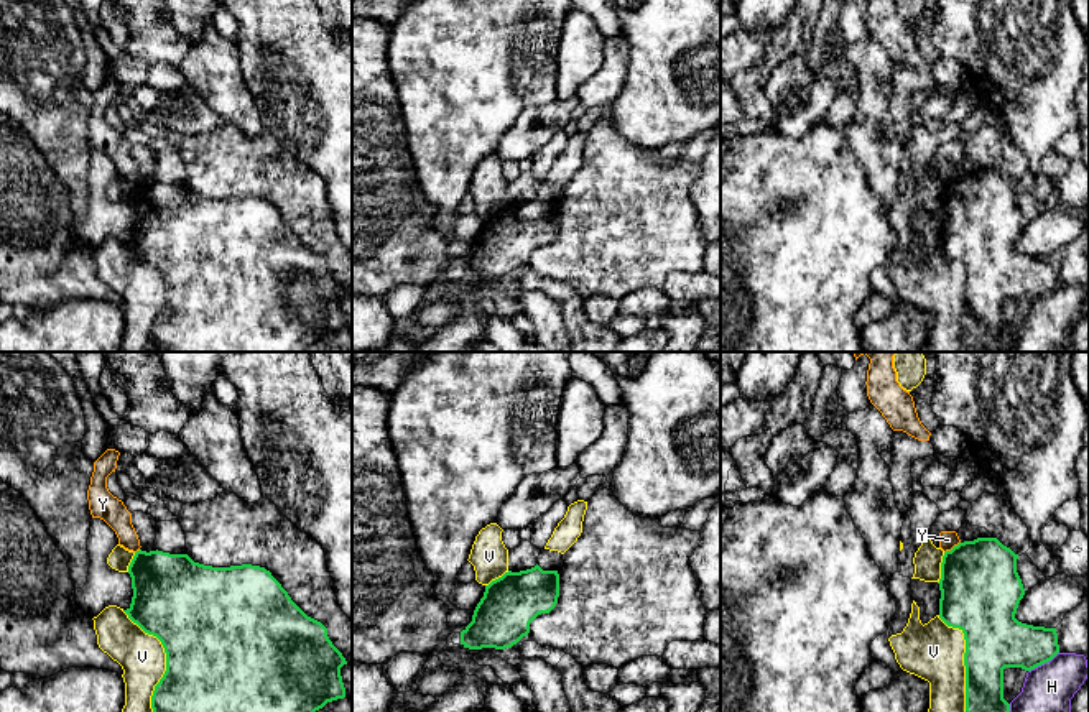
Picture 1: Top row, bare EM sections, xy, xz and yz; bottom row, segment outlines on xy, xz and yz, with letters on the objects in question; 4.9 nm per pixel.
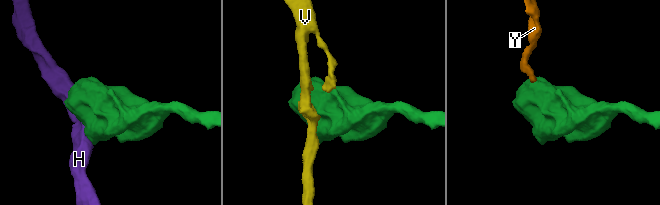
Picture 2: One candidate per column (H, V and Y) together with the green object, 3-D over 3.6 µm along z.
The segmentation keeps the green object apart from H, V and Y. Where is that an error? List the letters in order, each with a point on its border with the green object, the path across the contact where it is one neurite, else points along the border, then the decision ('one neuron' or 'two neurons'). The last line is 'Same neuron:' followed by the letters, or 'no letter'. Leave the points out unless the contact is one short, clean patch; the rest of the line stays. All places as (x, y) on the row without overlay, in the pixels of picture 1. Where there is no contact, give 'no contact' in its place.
H: yz (1043, 295) | two neurons
V: xy (166, 291) | two neurons
Y: yz (953, 180) | along yz (959, 173), (945, 184) | two neurons
Same neuron: no letter

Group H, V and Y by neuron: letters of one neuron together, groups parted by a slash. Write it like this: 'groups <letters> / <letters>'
groups H / V / Y

